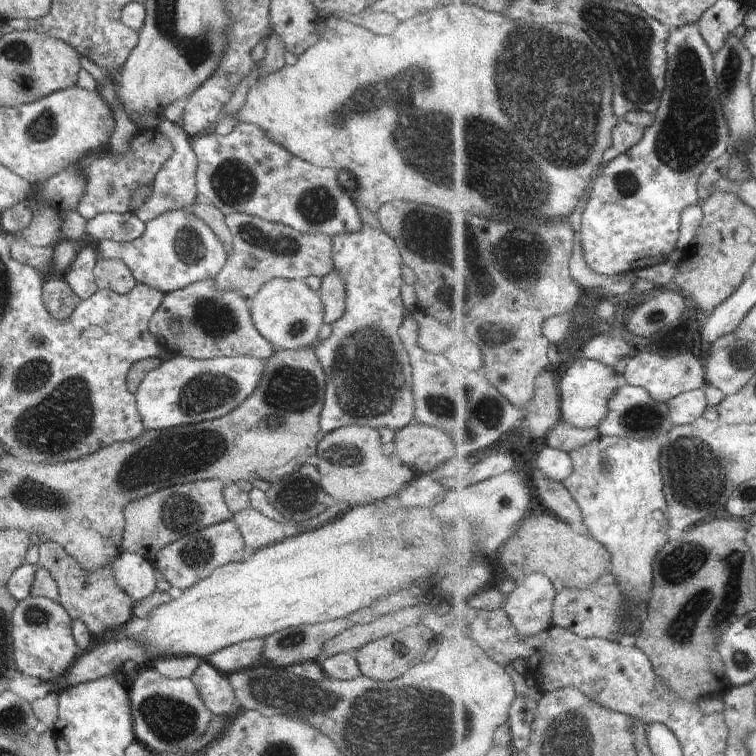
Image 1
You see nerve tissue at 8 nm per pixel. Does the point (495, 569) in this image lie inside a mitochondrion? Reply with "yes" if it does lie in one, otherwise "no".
no

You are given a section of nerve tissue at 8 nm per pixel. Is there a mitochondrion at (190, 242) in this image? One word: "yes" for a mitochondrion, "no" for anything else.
yes

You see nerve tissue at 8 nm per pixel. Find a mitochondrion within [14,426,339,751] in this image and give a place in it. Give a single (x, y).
(168, 719)

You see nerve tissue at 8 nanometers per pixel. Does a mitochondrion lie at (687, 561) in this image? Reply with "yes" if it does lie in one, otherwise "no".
yes

